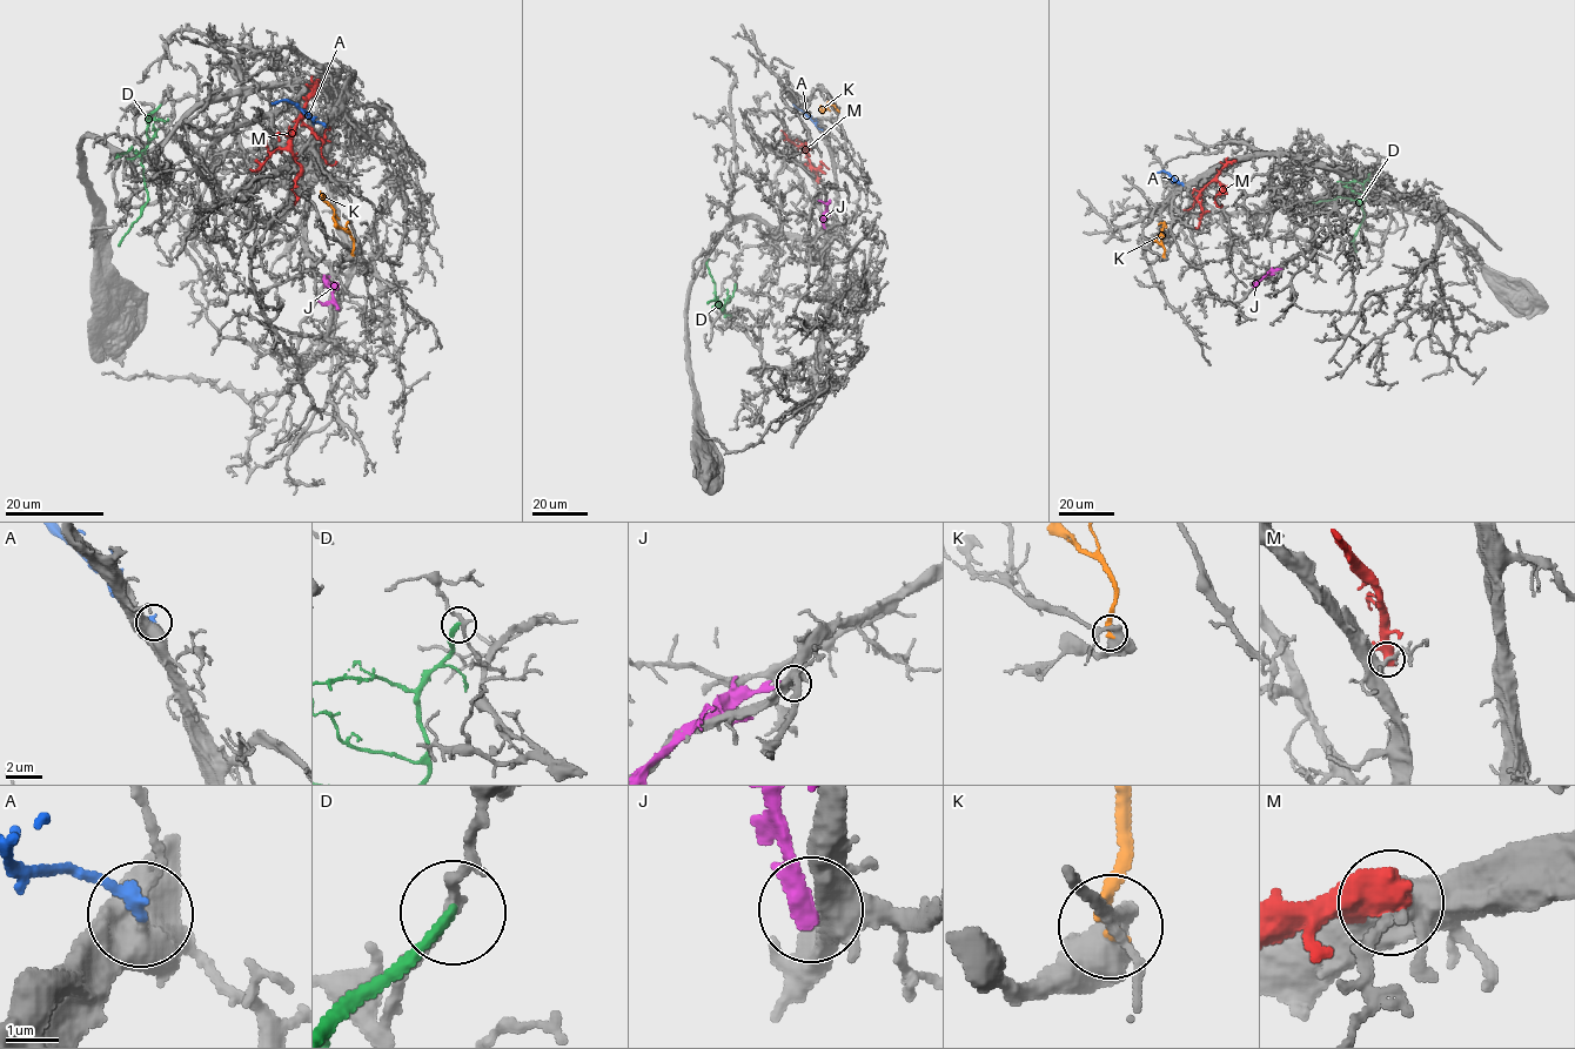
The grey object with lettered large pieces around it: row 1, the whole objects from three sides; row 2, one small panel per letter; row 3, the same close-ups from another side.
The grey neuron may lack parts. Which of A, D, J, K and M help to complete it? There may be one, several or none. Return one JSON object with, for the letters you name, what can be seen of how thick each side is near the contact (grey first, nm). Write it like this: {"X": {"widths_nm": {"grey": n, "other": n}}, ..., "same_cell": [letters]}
{"A": {"widths_nm": {"grey": 480, "other": 200}}, "same_cell": ["A"]}

